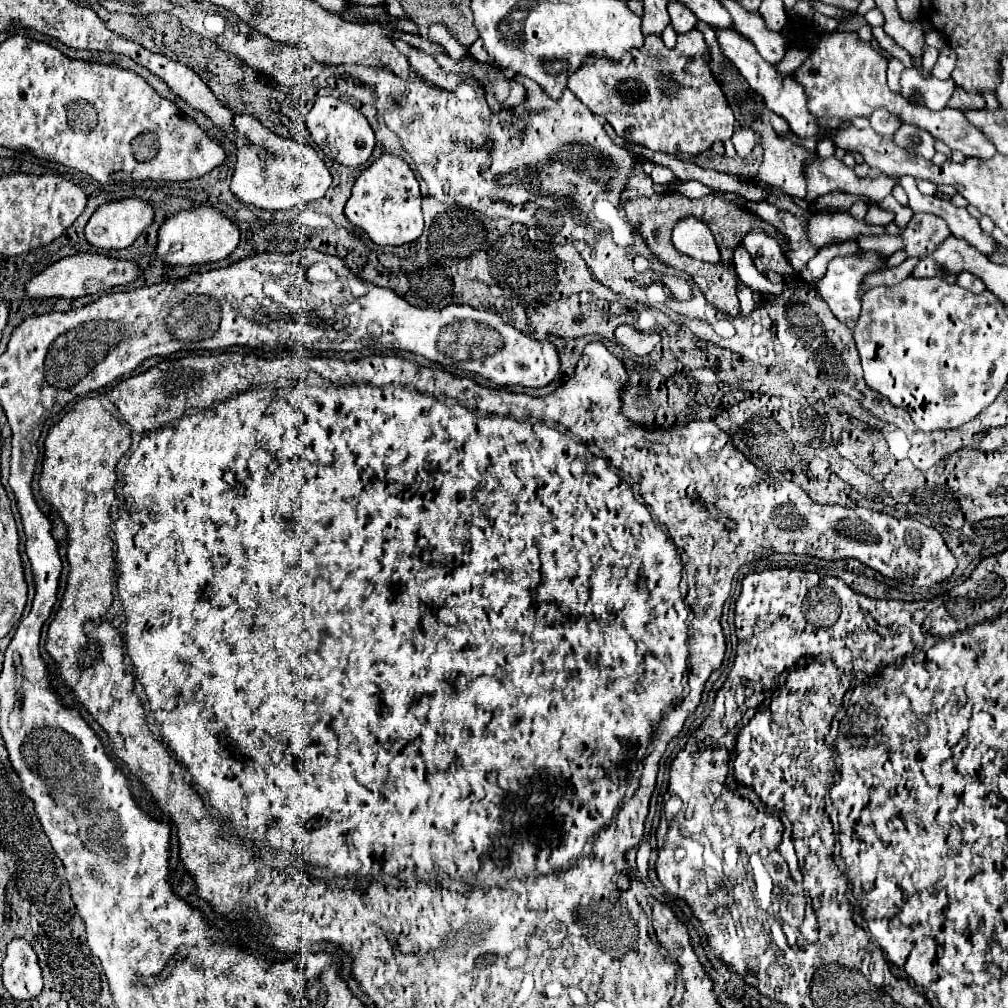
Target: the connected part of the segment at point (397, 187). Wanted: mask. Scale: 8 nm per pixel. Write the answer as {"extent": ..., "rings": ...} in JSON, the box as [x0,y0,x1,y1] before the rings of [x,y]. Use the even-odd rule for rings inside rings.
{"extent":[345,154,423,246],"rings":[[[393,154],[379,156],[357,178],[353,194],[345,204],[345,216],[351,224],[363,228],[379,246],[401,246],[417,240],[423,232],[421,192],[409,164]]]}

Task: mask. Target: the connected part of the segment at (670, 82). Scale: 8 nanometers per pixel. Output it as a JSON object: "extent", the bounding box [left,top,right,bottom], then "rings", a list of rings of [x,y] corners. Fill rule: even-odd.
{"extent":[567,30,735,156],"rings":[[[691,30],[677,36],[677,46],[669,50],[661,36],[647,36],[647,44],[641,50],[625,54],[621,62],[605,58],[587,58],[585,66],[575,72],[567,88],[597,116],[603,116],[615,132],[631,142],[643,144],[651,150],[671,152],[675,156],[701,154],[709,150],[717,140],[729,140],[735,132],[735,116],[727,104],[727,98],[711,76],[707,60],[707,44],[699,30]]]}

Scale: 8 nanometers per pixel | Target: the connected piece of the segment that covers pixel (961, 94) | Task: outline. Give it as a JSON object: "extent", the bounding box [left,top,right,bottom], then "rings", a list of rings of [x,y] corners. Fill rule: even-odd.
{"extent":[947,88,985,110],"rings":[[[955,88],[951,100],[947,102],[947,108],[957,110],[981,110],[985,106],[985,100],[977,92],[967,92],[963,88]]]}

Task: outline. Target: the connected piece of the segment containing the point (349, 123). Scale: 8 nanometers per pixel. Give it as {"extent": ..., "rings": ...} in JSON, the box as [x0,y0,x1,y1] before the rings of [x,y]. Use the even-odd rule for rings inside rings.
{"extent":[307,96,375,166],"rings":[[[321,96],[313,104],[313,108],[307,114],[307,126],[311,130],[313,140],[319,144],[319,148],[331,158],[345,166],[361,166],[365,164],[375,148],[375,134],[369,126],[367,118],[349,102],[343,102],[335,96]]]}

